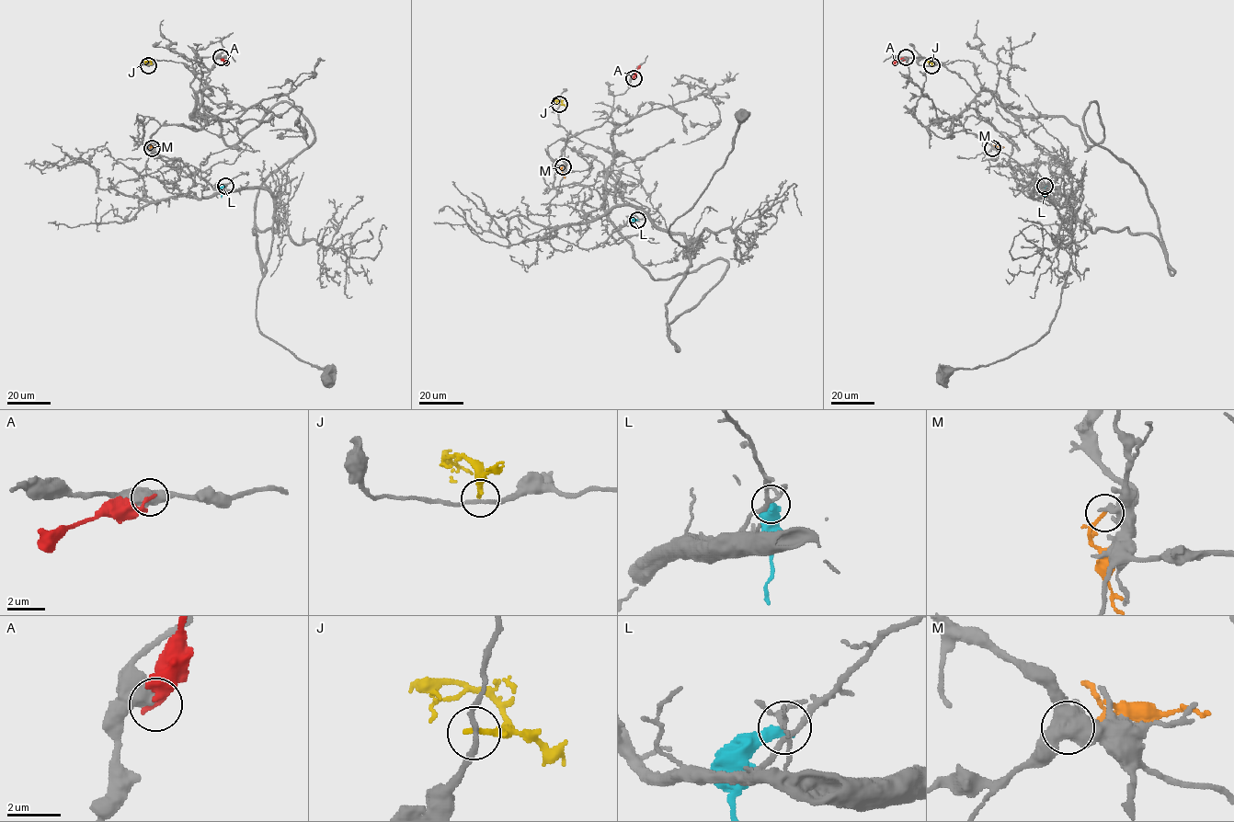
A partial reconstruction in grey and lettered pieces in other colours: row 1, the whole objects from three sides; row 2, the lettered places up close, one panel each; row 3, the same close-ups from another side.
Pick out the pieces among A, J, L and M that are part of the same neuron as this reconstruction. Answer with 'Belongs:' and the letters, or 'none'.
Belongs: none

